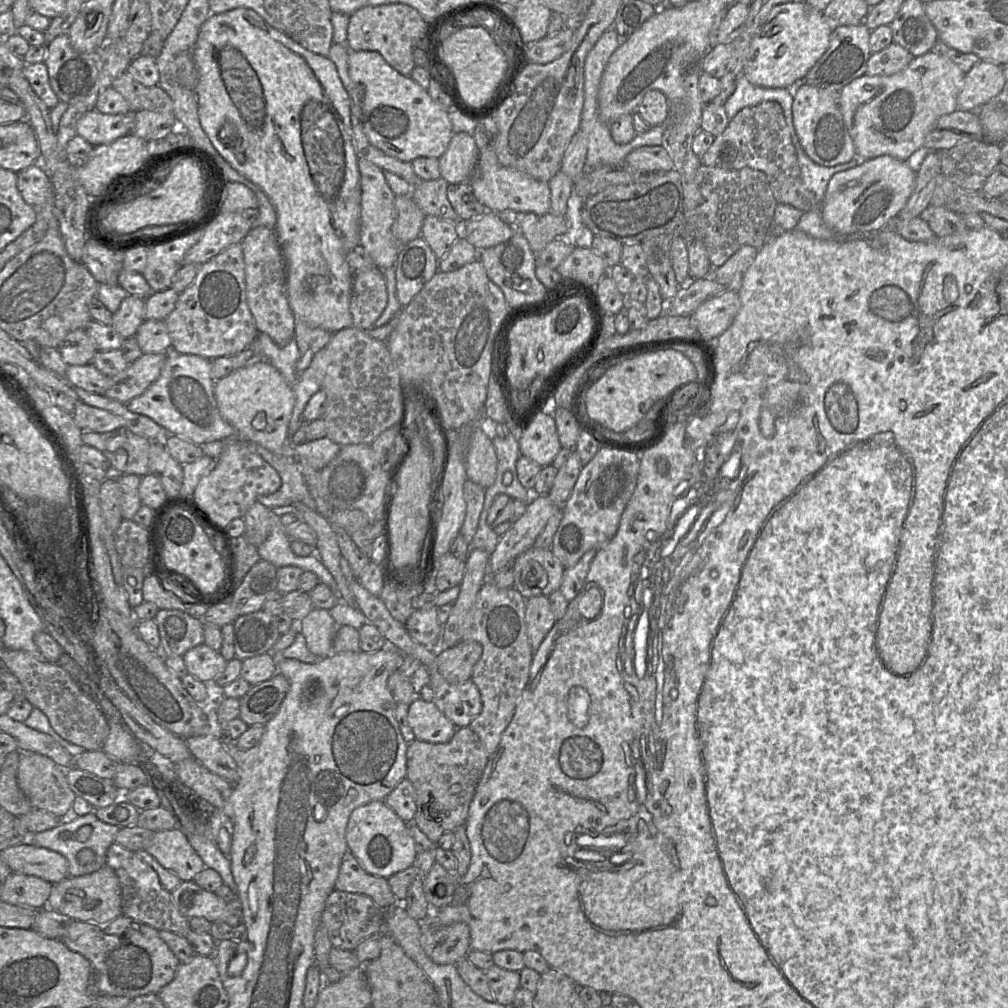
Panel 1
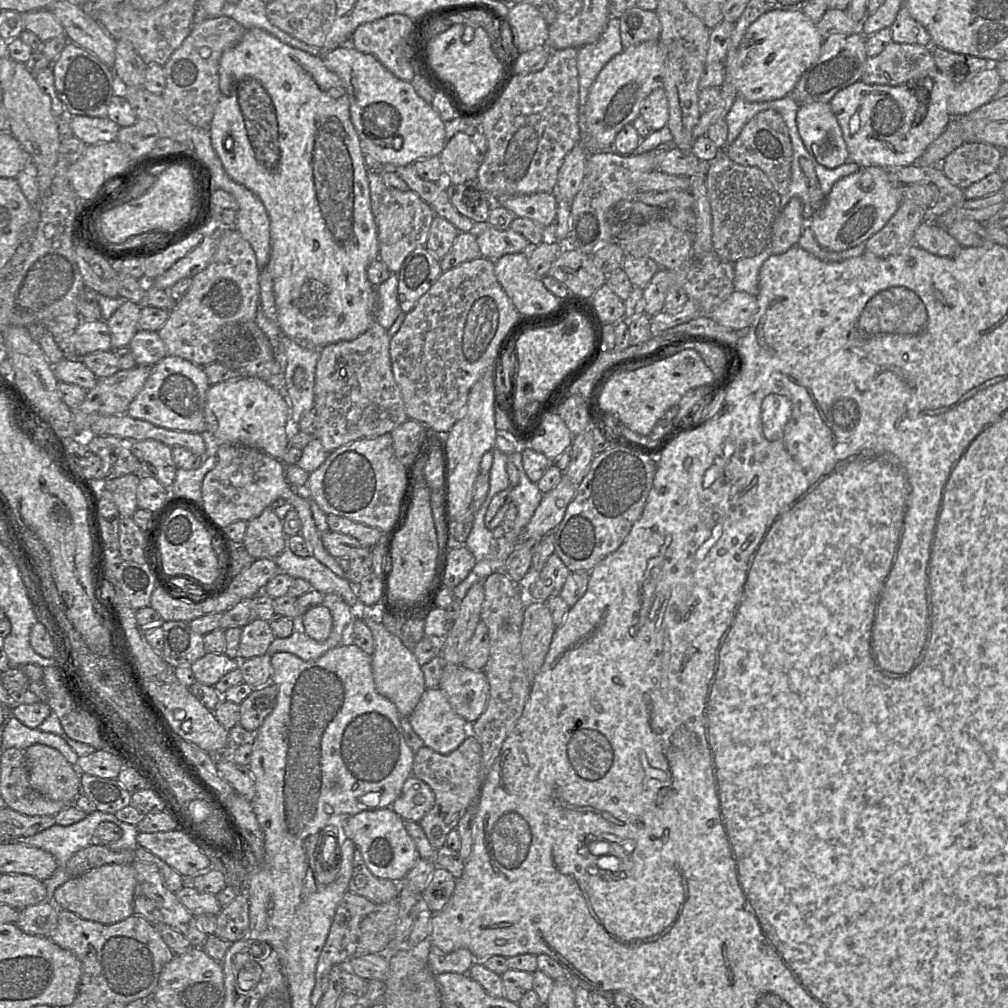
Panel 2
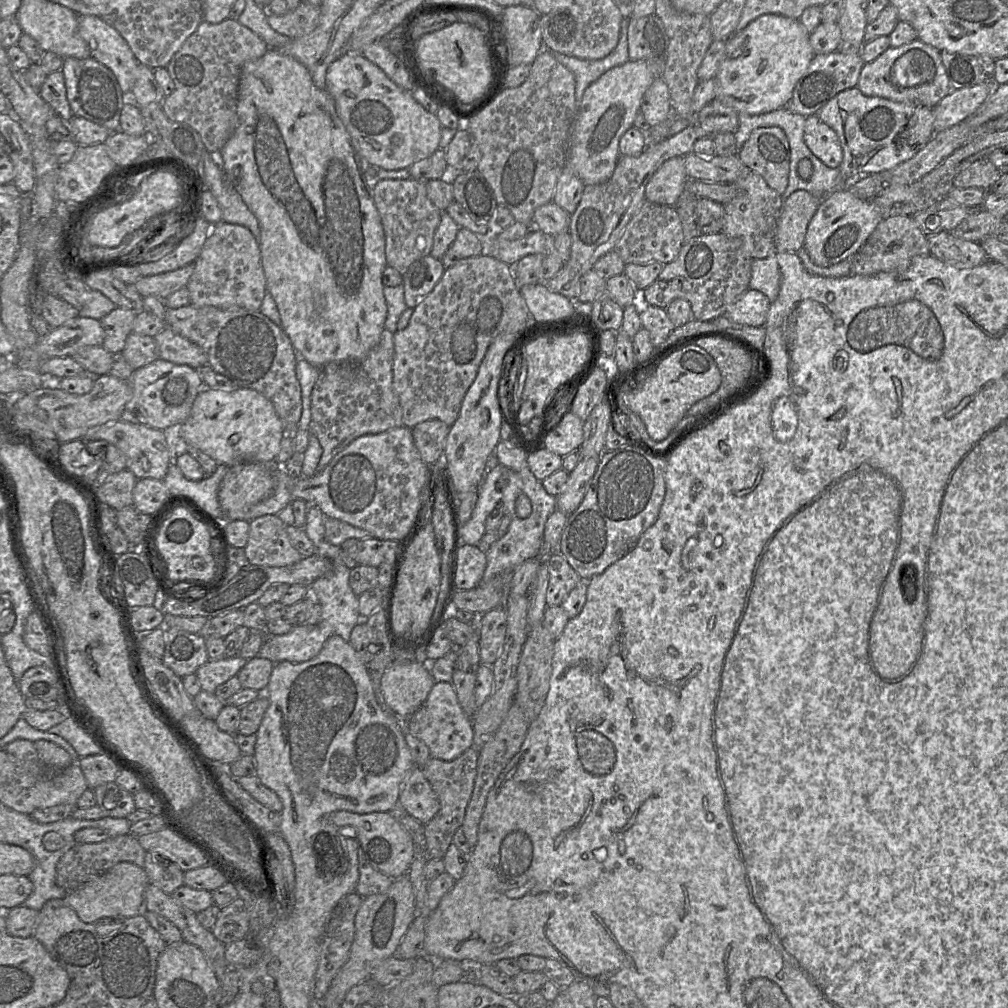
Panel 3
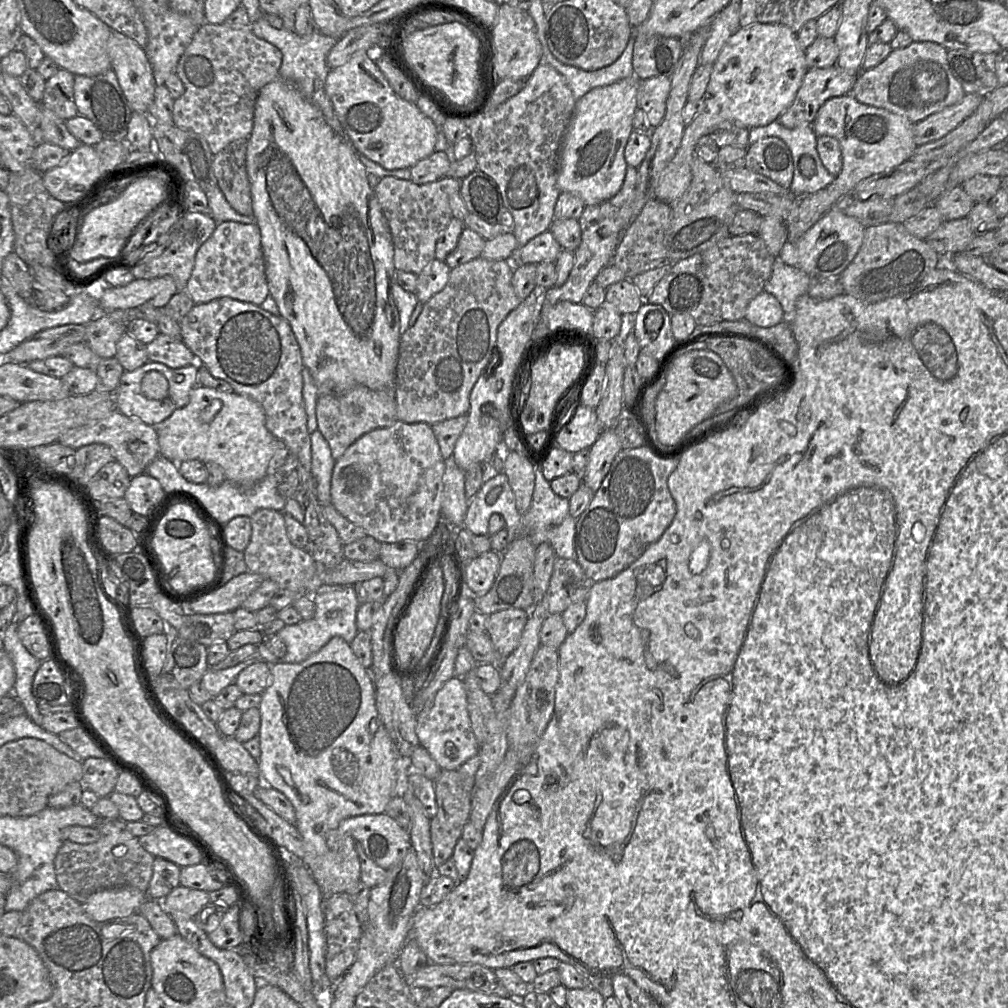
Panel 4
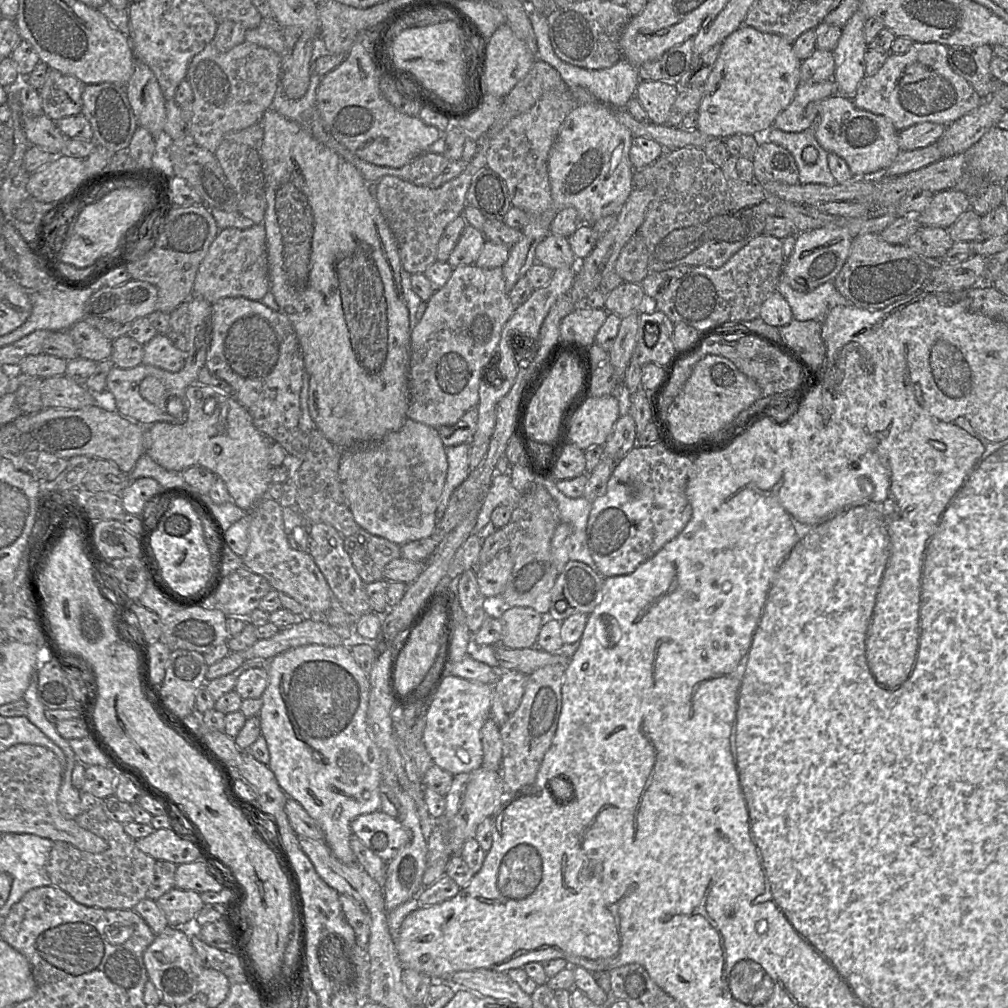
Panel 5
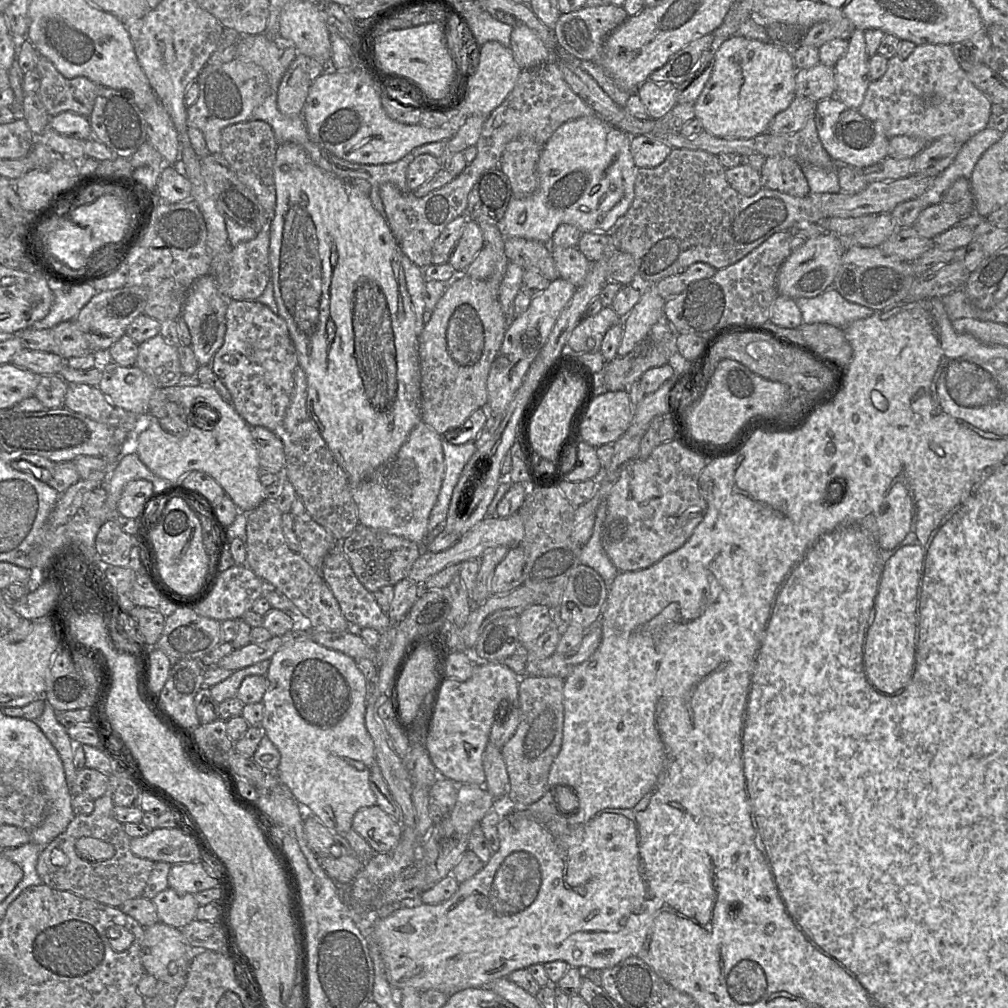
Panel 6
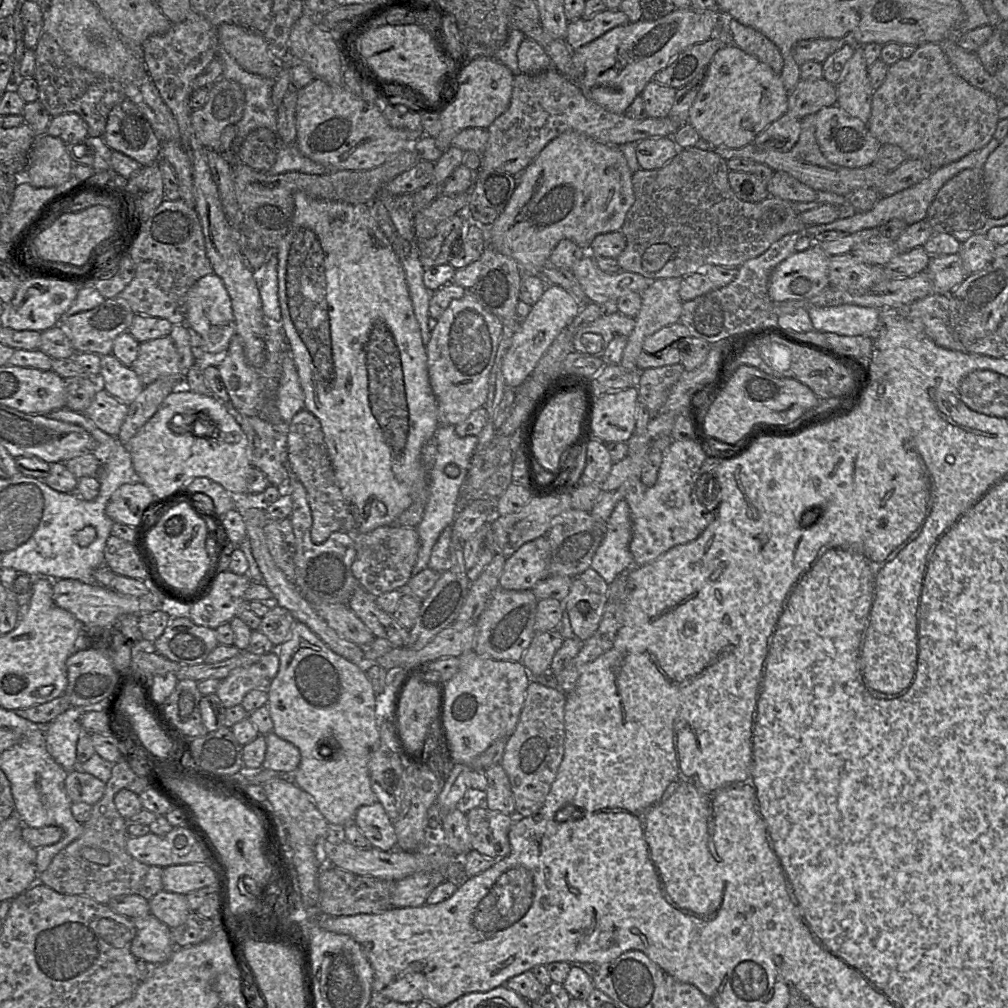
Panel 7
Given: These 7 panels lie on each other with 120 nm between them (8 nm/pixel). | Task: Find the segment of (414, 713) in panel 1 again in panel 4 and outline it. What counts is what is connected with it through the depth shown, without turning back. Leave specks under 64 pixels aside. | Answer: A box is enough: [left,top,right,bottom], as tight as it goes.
[416,677,479,770]

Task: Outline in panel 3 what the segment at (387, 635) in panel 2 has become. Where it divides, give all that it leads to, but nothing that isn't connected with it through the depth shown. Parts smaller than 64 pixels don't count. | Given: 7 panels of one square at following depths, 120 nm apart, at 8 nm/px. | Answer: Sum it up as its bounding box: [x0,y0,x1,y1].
[380,661,434,720]

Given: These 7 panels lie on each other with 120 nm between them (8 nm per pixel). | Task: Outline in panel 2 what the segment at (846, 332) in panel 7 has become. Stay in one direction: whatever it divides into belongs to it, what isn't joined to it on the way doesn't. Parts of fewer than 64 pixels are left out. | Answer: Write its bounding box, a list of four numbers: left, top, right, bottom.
[733,248,772,296]

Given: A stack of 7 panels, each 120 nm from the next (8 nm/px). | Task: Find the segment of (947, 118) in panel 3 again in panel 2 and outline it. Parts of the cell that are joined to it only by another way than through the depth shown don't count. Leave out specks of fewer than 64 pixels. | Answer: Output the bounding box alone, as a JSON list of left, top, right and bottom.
[948,64,1002,117]

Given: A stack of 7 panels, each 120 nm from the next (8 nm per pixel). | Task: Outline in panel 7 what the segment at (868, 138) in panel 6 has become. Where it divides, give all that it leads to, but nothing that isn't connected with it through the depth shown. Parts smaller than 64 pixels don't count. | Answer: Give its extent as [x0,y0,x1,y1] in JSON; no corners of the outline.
[815,103,881,167]

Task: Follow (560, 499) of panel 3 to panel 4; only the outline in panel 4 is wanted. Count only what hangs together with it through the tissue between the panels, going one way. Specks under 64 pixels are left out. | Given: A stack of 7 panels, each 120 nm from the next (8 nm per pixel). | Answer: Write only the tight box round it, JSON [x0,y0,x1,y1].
[581,429,621,492]

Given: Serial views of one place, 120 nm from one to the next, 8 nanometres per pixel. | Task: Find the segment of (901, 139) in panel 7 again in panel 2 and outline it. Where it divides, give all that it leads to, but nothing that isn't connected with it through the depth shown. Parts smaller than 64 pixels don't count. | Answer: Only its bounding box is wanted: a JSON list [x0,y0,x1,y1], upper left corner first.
[861,41,936,86]

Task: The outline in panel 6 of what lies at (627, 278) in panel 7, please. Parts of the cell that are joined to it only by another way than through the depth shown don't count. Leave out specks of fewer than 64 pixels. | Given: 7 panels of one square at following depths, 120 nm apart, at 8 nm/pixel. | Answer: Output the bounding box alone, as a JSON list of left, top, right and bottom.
[550,247,590,287]

